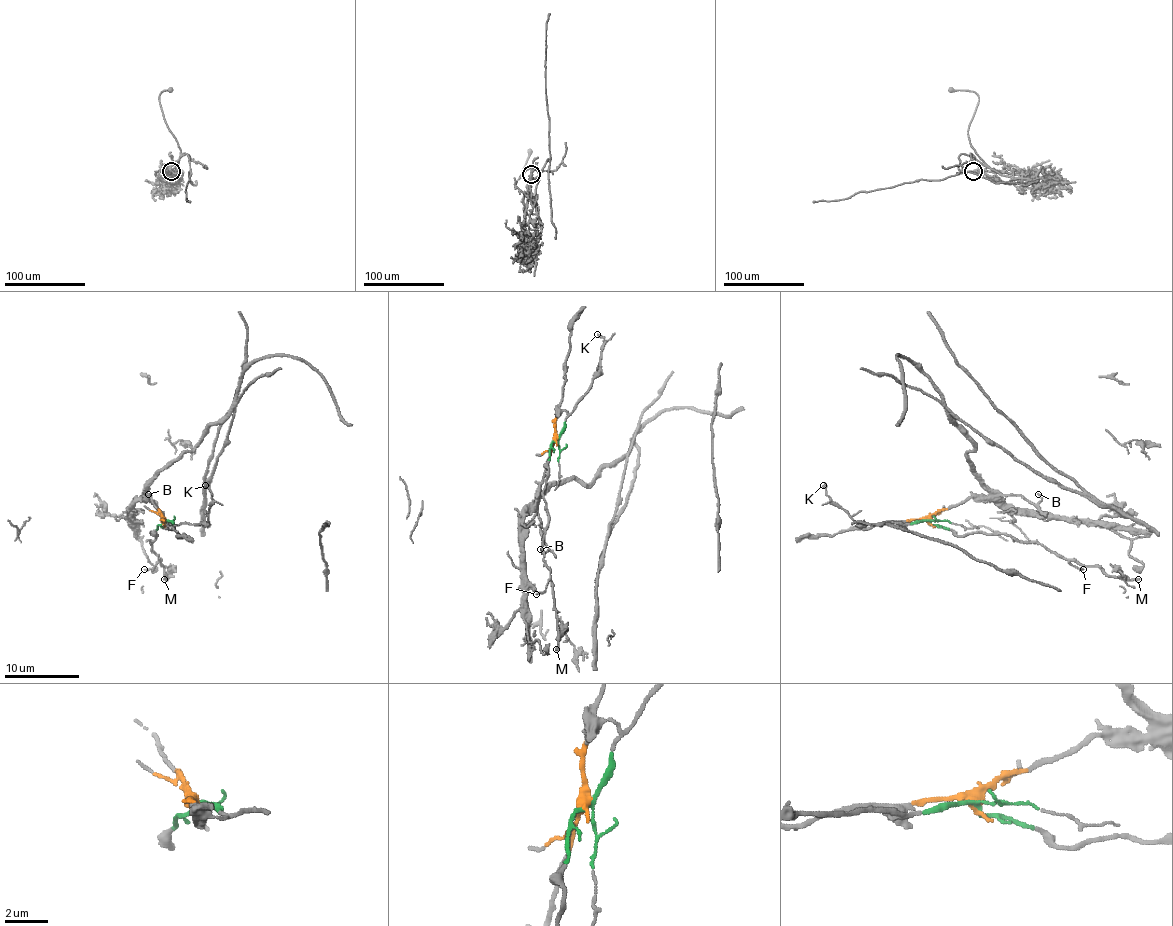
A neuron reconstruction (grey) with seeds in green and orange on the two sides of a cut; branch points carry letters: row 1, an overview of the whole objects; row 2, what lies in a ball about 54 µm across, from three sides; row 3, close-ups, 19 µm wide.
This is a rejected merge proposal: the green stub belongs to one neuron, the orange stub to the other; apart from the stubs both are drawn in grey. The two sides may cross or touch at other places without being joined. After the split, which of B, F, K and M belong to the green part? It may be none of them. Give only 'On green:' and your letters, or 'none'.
On green: F, K, M

